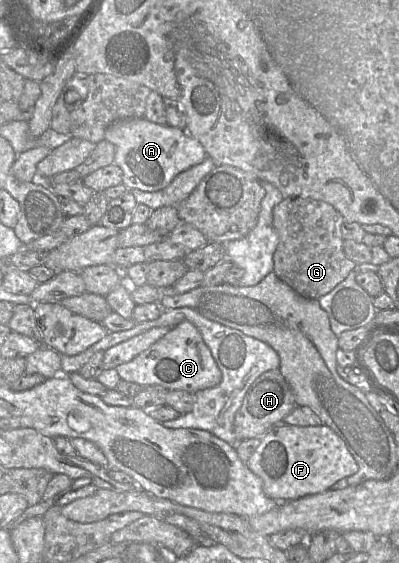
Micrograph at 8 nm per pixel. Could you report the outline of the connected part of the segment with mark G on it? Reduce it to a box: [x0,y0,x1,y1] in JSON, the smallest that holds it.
[272,198,357,299]

